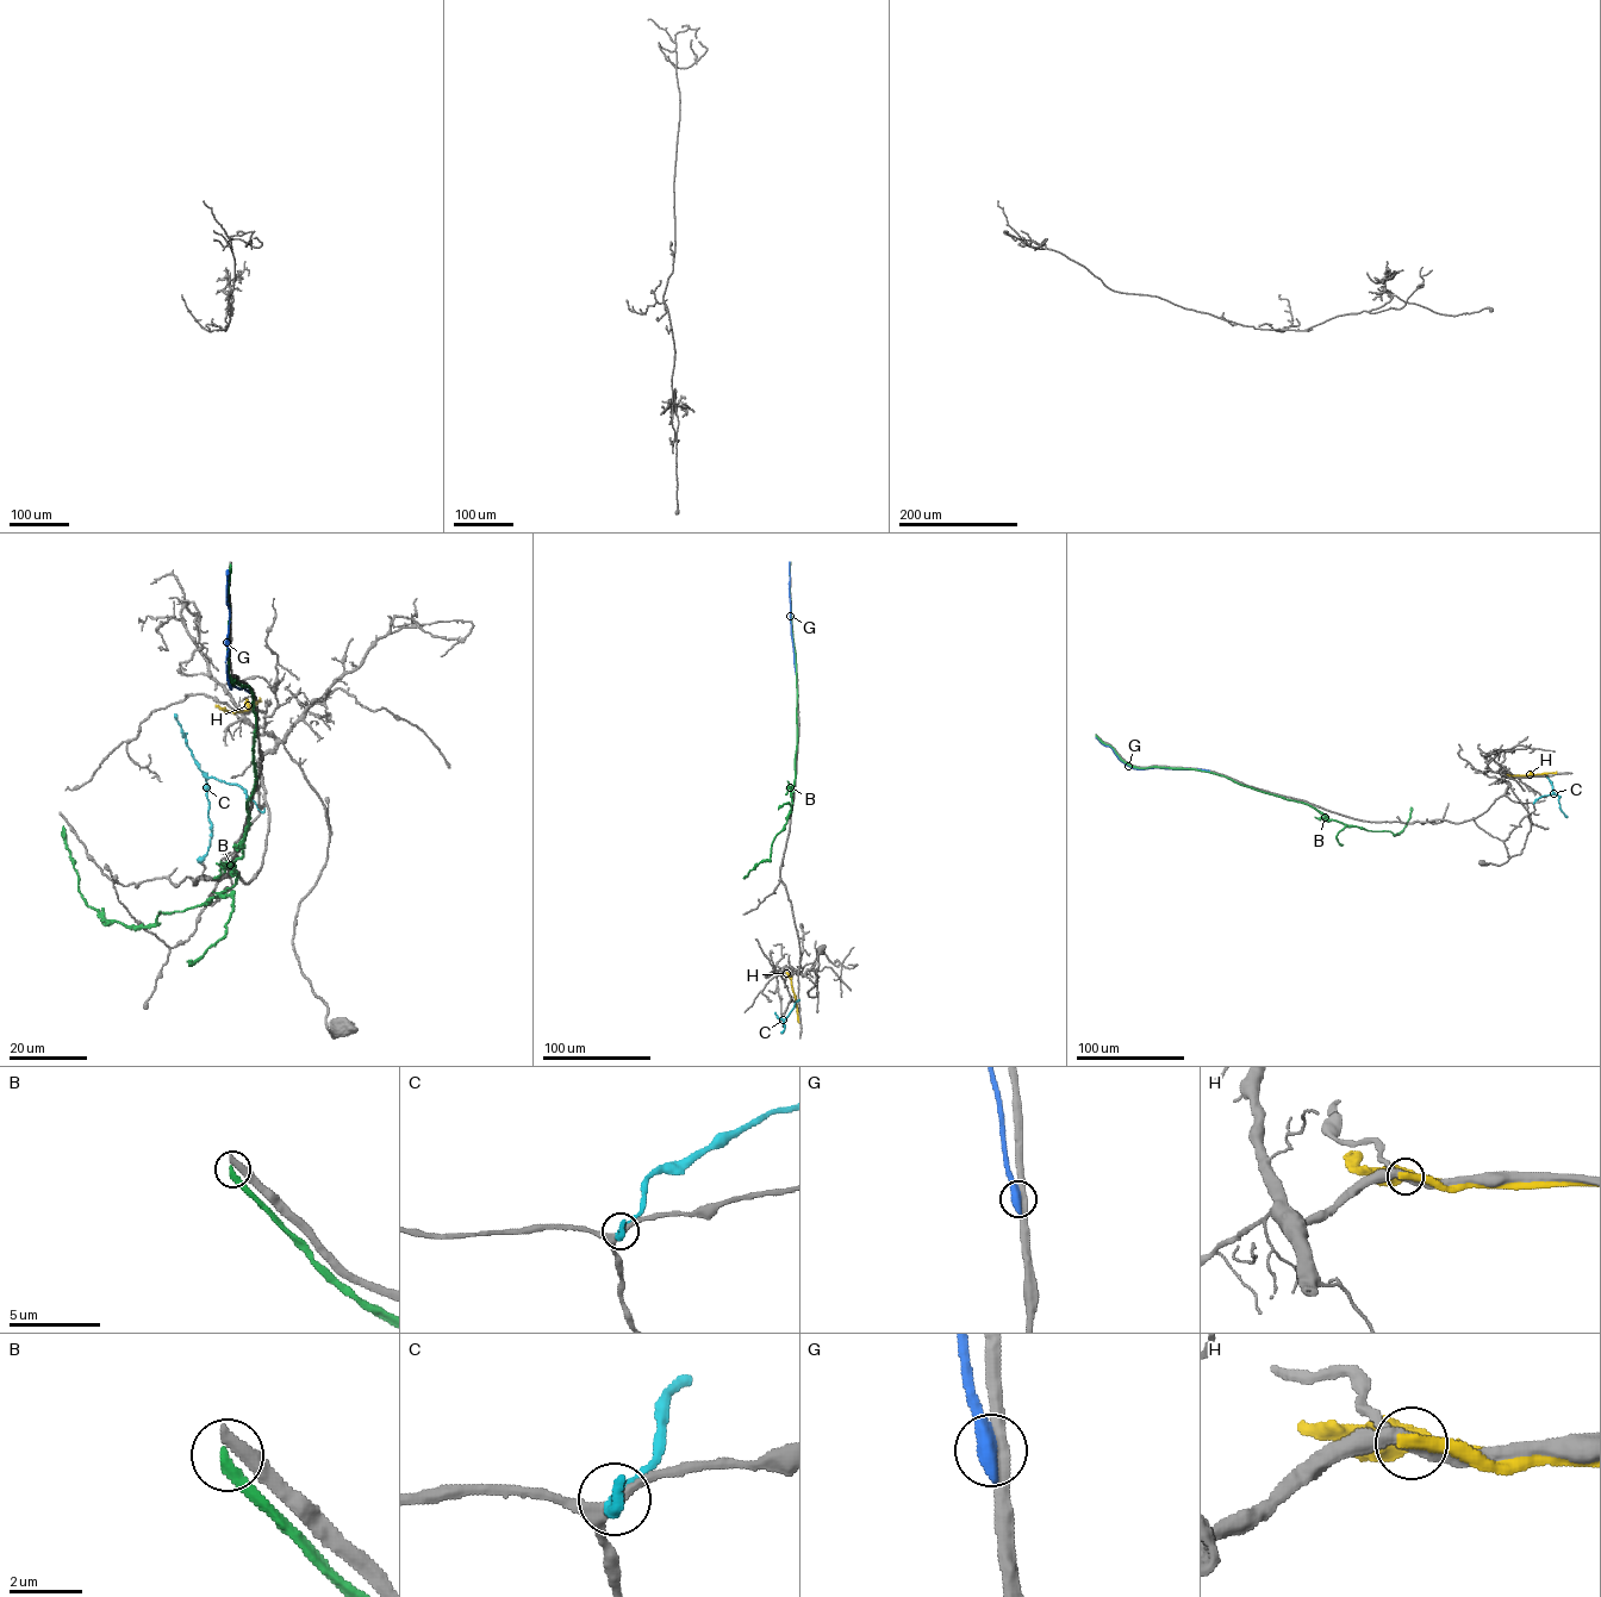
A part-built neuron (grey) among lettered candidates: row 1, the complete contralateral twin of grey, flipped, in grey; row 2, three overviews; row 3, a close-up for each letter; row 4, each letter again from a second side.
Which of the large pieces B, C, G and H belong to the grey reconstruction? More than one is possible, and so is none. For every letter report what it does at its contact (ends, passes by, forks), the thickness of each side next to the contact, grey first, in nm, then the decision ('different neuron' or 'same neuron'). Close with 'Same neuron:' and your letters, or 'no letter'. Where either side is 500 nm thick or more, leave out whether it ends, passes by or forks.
B: it ends there; 440 nm thick on the grey side, 320 nm on the other; different neuron
C: it passes by; 240 nm thick on the grey side, 220 nm on the other; different neuron
G: 380 nm thick on the grey side, 650 nm on the other; different neuron
H: it ends there; 320 nm thick on the grey side, 340 nm on the other; different neuron
Same neuron: no letter

